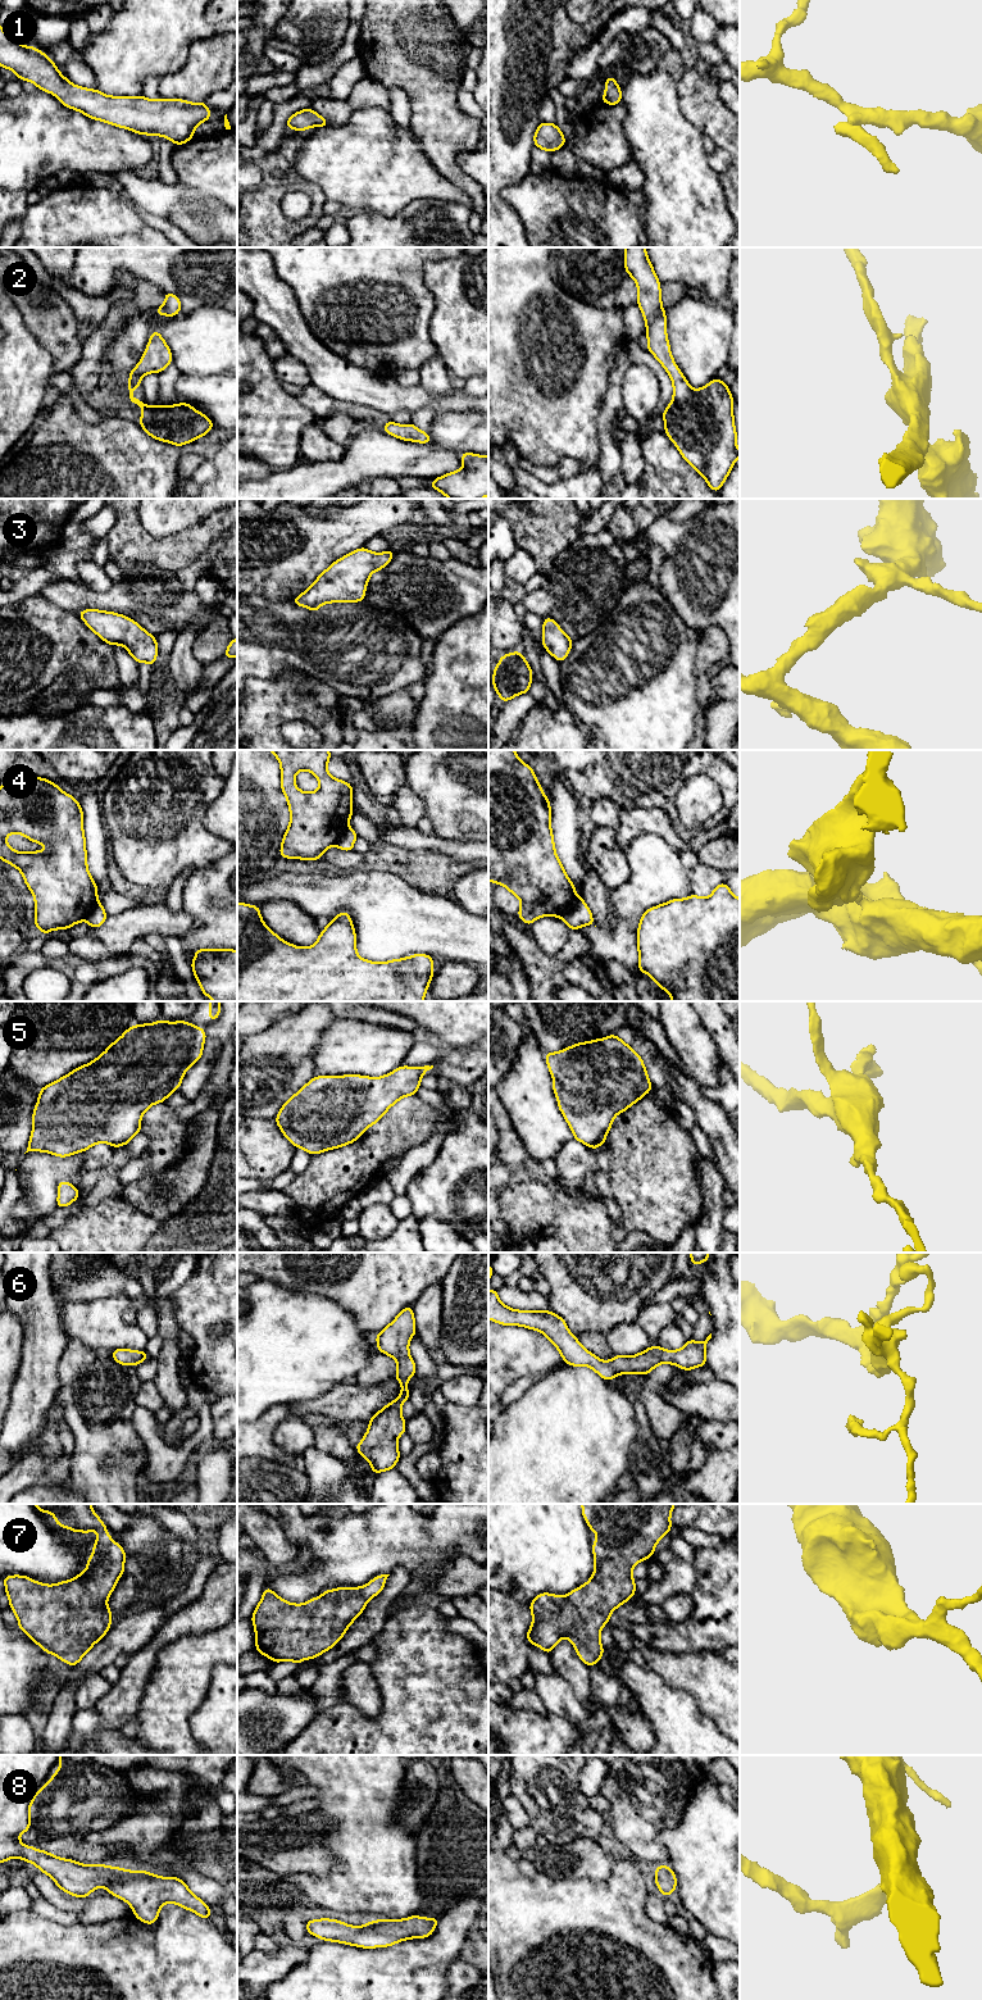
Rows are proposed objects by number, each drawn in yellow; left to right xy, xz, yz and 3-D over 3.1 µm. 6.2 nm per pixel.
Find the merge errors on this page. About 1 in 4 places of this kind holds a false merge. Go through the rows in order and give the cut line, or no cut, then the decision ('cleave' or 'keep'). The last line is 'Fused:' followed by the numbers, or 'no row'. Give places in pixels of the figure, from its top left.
1: no cut; keep
2: no cut; keep
3: no cut; keep
4: cut in yz along (580, 896), (562, 917); cleave
5: no cut; keep
6: no cut; keep
7: no cut; keep
8: no cut; keep
Fused: 4

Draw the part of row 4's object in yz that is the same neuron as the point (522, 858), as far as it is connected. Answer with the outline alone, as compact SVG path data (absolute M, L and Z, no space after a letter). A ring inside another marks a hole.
M488 750L488 881L503 885L520 900L517 915L528 926L546 915L563 918L579 897L555 853L550 821L550 800L533 769L514 750Z

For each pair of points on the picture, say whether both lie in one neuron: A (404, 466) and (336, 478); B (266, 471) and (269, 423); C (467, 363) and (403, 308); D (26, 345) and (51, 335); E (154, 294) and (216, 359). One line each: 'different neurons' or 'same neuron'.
A: same neuron
B: different neurons
C: different neurons
D: different neurons
E: different neurons

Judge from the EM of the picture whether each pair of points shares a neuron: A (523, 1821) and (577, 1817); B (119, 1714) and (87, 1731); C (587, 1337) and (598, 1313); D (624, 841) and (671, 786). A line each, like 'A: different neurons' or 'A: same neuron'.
A: different neurons
B: different neurons
C: different neurons
D: different neurons

